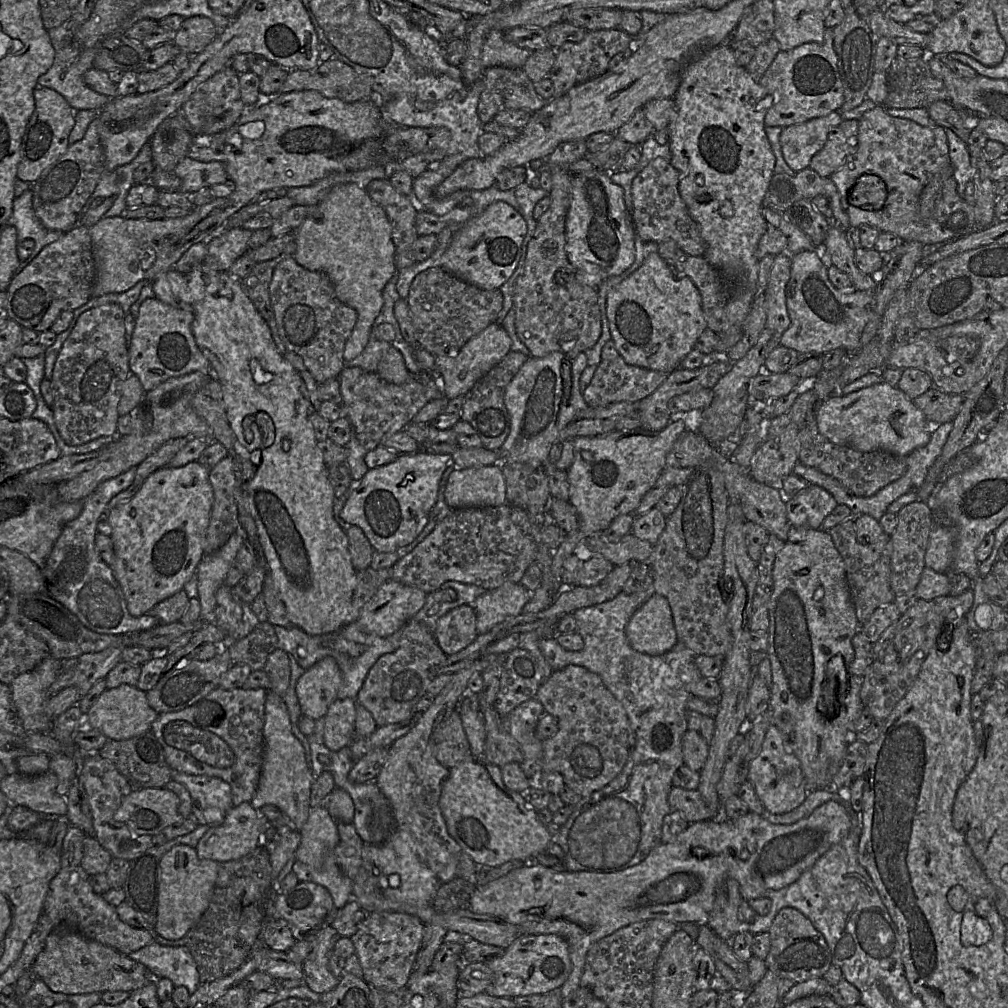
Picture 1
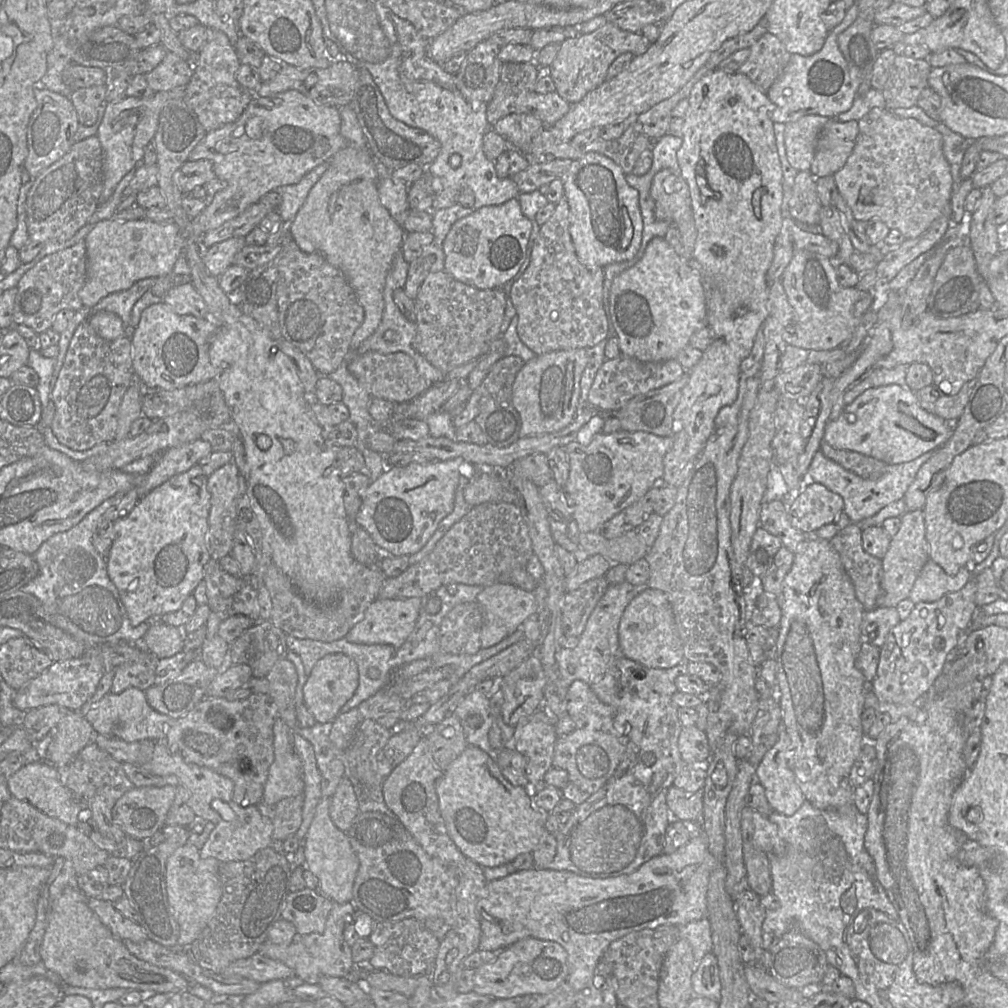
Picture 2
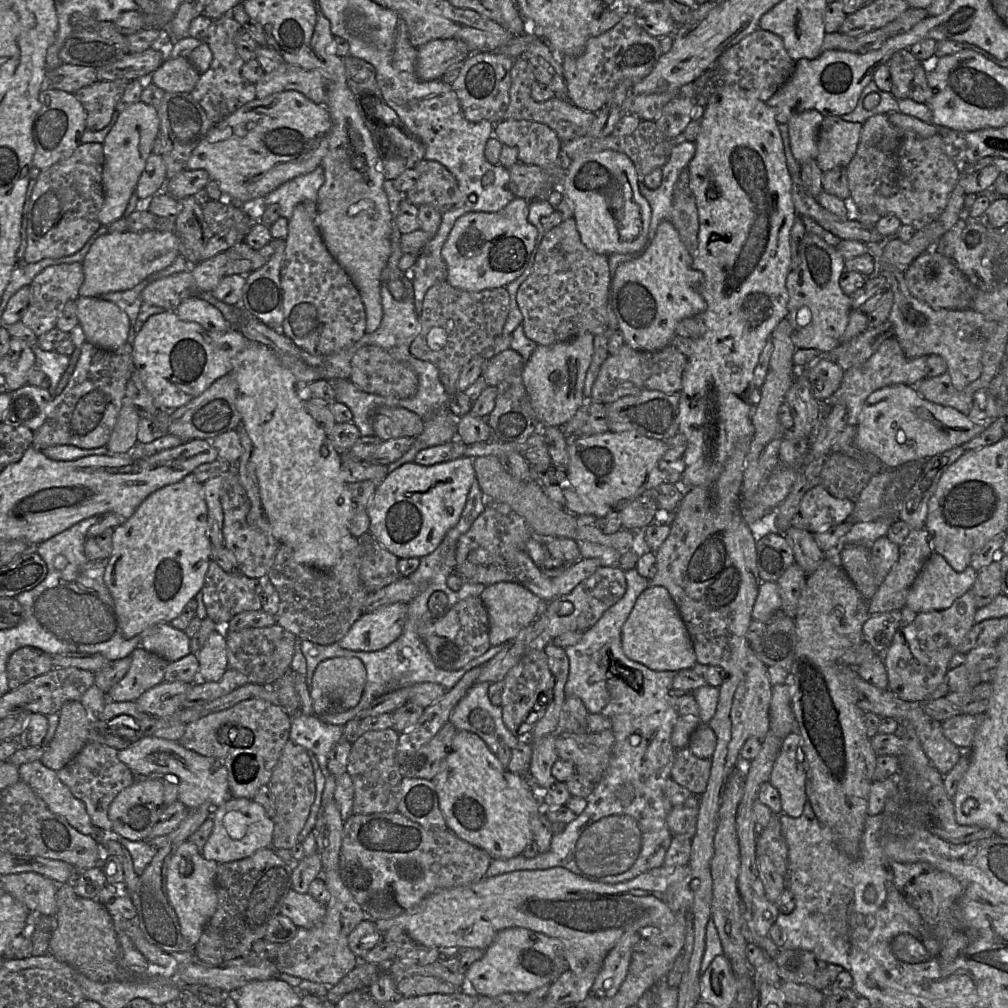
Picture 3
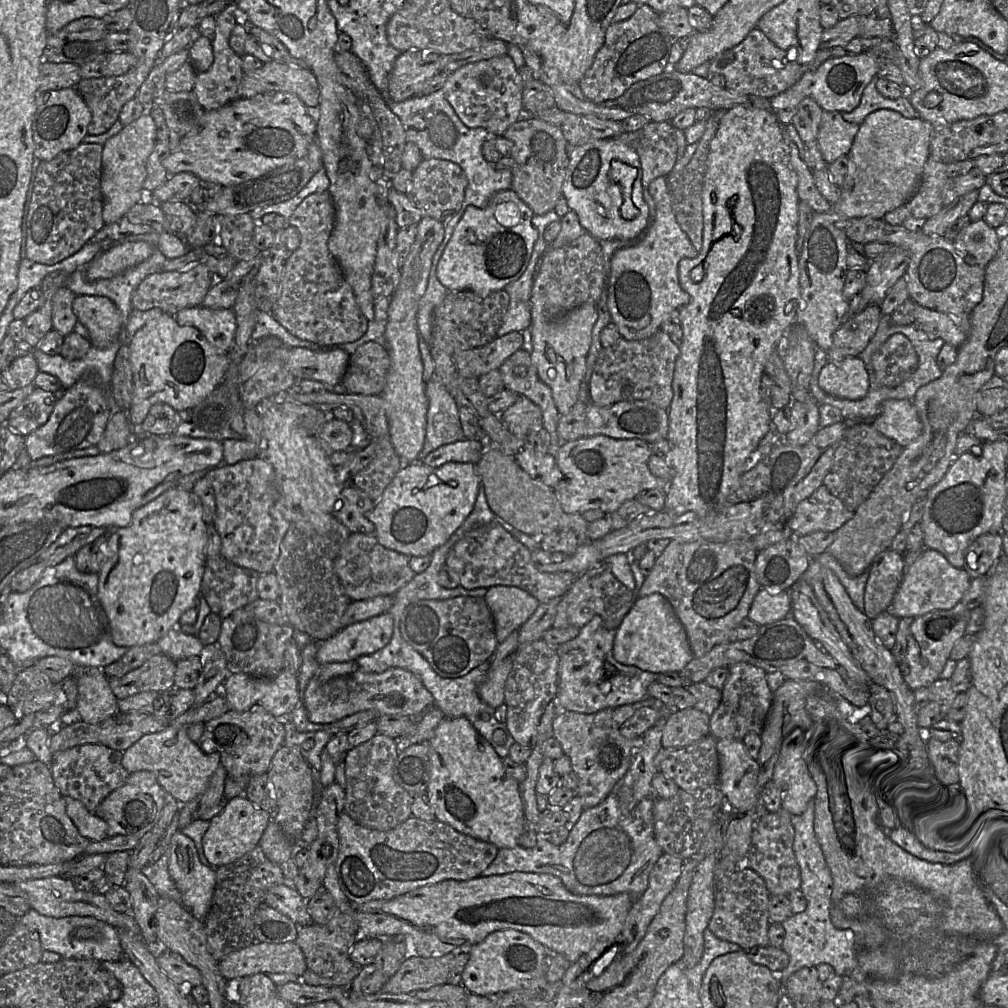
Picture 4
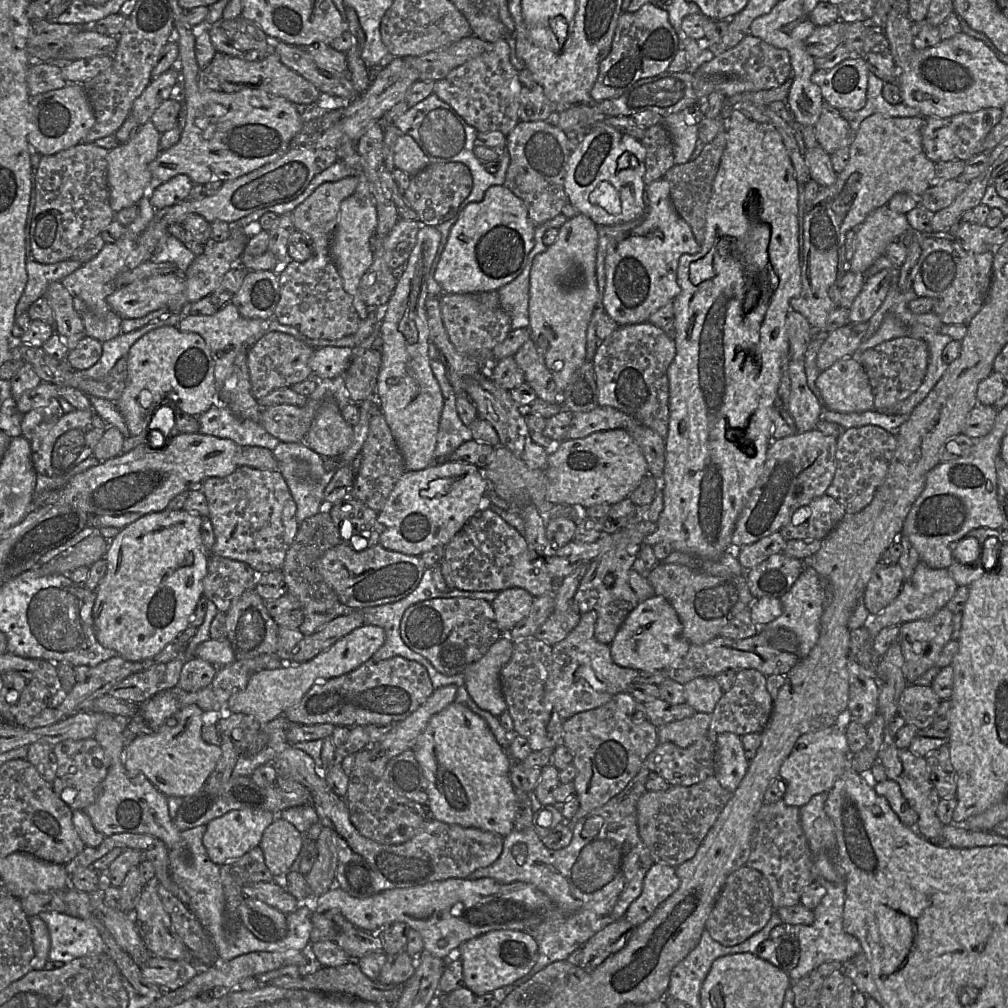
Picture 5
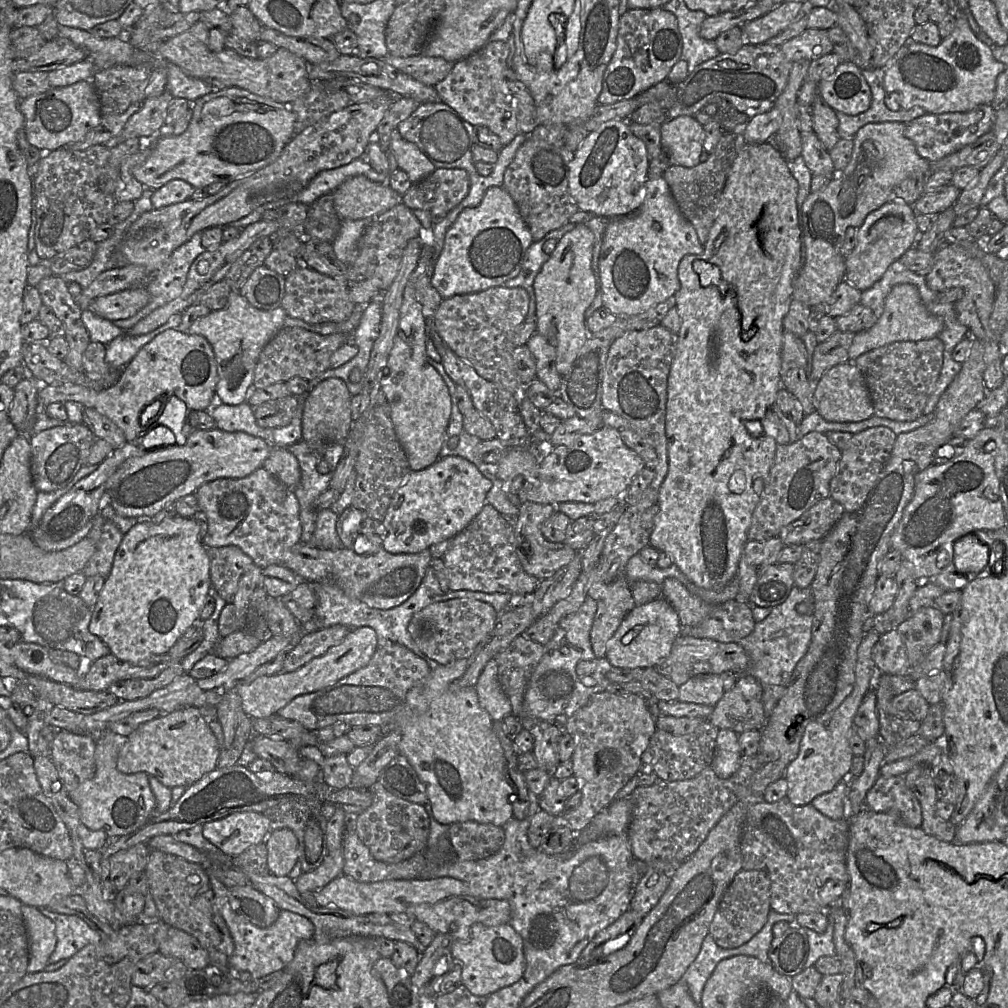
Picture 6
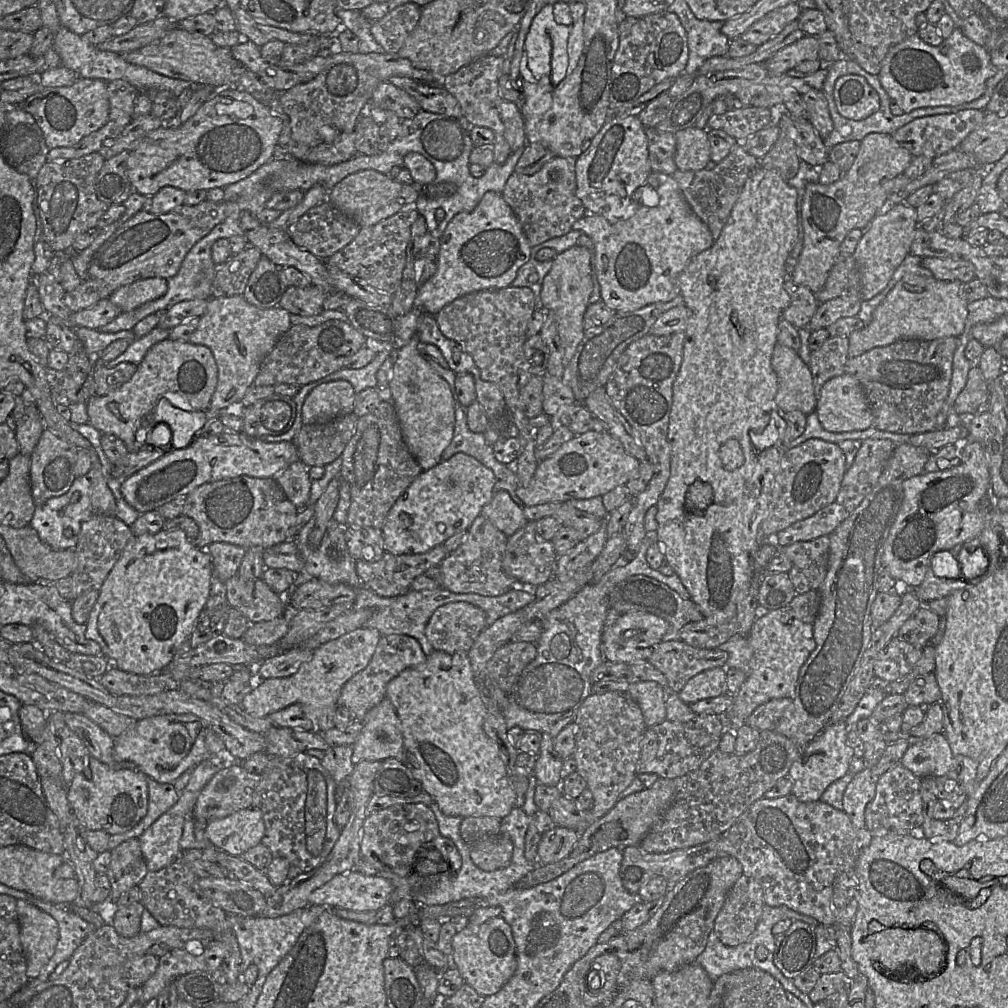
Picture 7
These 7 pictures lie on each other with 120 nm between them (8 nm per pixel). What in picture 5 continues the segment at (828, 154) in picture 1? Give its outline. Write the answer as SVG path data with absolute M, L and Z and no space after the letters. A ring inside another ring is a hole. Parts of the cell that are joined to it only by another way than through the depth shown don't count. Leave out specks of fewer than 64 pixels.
M825 100L817 123L814 125L818 145L832 155L839 148L849 145L854 135L847 120Z

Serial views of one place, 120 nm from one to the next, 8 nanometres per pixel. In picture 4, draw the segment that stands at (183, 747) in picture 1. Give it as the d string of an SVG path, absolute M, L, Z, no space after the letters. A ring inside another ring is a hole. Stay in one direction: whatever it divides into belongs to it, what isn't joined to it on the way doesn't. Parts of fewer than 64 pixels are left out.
M254 705L243 712L230 709L204 723L203 735L197 744L204 753L220 755L228 777L251 778L268 772L274 755L284 745L285 737L284 719L276 718L260 705Z

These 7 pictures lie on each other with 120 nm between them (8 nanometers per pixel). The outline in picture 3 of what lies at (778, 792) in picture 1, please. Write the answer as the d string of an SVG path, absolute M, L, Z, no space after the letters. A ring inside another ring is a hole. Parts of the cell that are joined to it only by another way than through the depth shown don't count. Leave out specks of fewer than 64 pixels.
M797 731L784 738L769 779L779 792L781 812L792 818L802 815L807 802L804 762L797 760L797 754L803 755L801 747L802 738Z

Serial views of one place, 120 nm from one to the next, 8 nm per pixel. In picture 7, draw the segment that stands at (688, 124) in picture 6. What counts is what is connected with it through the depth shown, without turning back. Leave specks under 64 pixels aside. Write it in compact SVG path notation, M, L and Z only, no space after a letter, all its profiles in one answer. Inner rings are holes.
M690 127L676 132L674 161L680 171L701 170L711 161L707 131Z

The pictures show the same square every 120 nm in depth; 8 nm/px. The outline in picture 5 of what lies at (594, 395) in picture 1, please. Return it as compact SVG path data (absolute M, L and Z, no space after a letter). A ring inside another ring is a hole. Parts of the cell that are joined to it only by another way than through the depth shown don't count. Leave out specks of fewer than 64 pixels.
M649 323L619 326L606 339L599 341L593 364L598 390L598 405L618 409L666 439L669 423L668 368L676 355L676 343L663 329Z

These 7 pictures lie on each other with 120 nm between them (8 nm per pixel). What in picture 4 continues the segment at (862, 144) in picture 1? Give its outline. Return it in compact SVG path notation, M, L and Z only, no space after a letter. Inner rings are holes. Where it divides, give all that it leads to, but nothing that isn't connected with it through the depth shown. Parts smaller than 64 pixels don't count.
M929 156L917 191L905 204L911 216L929 219L944 207L941 193L949 179L946 174L946 165Z

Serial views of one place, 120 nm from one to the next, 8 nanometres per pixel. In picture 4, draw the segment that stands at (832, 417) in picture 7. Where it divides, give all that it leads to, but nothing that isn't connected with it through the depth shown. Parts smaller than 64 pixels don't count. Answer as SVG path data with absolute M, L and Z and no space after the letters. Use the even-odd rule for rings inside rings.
M859 357L841 362L827 362L817 377L818 385L828 395L848 400L860 400L869 390L869 374Z

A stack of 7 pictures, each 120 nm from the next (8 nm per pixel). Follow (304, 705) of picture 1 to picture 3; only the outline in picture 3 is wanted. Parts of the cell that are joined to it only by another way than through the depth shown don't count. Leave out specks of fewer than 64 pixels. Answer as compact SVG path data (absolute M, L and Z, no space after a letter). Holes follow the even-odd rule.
M335 657L322 661L315 669L310 686L314 715L321 716L332 711L347 711L355 707L363 694L366 669L358 658Z

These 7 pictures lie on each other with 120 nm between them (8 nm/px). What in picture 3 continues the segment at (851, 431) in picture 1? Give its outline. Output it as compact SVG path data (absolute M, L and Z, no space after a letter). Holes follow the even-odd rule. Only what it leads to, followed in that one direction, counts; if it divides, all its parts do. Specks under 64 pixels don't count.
M892 385L871 393L858 416L854 444L875 455L885 467L929 459L959 447L982 433L987 424L971 421L968 414L924 399L913 385Z

